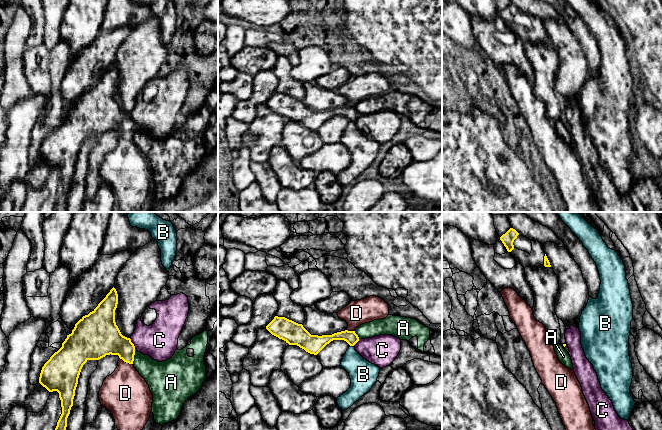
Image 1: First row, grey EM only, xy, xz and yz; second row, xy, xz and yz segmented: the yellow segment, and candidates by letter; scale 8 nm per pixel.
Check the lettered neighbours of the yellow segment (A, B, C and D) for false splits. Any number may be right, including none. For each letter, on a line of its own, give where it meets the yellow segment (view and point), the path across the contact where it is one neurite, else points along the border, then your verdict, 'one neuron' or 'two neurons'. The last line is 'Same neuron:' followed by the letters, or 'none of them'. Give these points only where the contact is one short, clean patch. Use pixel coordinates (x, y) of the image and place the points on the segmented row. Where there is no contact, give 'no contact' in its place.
A: meets yellow in xy at (133, 358); border along xy (135, 353), (132, 363); two neurons
B: meets yellow in xz at (352, 345); border along xz (350, 345), (353, 346); two neurons
C: meets yellow in xy at (132, 343); border along xy (129, 338), (135, 347); two neurons
D: meets yellow in xy at (126, 362); border along xy (120, 358), (132, 364); two neurons
Same neuron: none of them

